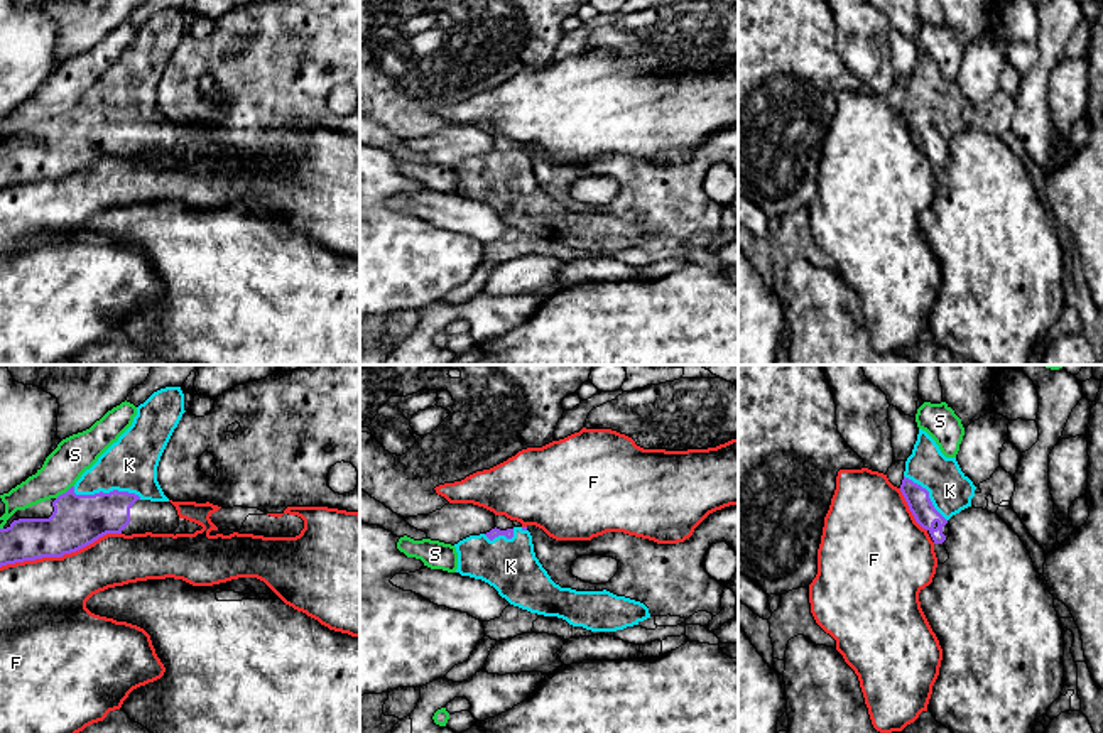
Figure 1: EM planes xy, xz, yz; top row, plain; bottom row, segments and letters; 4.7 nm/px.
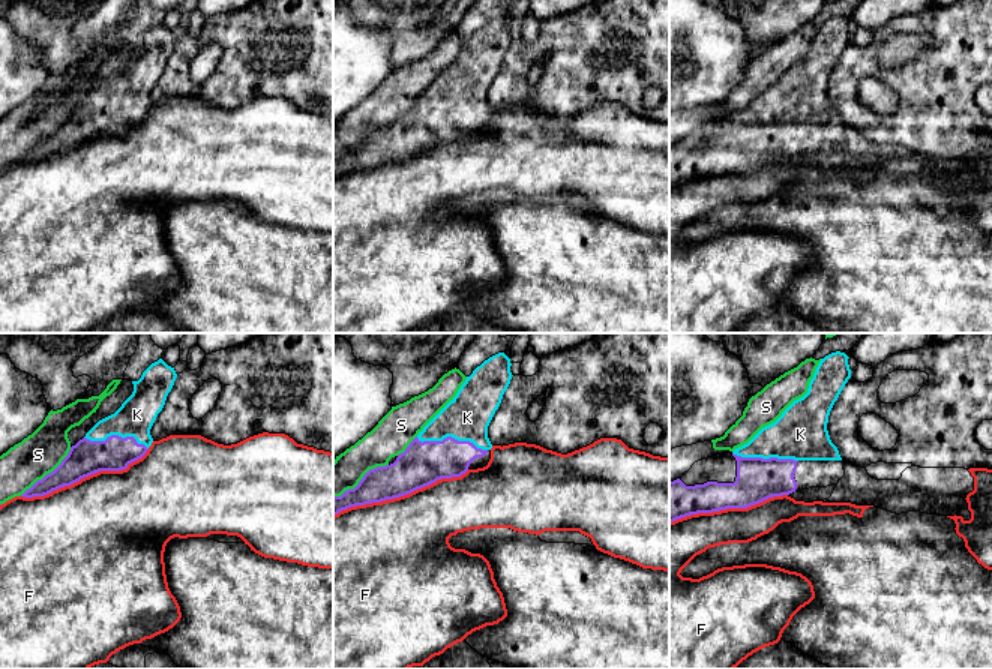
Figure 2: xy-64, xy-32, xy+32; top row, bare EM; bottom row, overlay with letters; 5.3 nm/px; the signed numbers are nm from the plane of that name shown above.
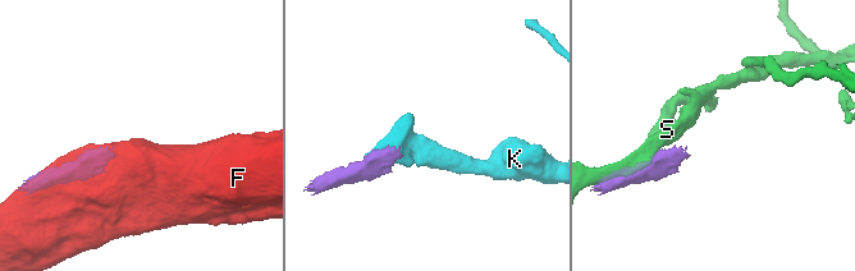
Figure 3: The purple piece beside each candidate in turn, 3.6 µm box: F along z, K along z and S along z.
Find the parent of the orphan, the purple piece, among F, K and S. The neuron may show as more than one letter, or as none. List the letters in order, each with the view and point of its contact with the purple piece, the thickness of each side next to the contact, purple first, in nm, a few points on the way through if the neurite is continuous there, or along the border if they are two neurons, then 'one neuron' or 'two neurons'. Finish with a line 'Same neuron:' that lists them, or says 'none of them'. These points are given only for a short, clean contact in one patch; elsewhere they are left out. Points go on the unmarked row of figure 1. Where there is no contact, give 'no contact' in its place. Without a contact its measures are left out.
F: contact xy (59, 178); calibres 240 and 420 nm; two neurons
K: contact xy (105, 115); calibres 240 and 260 nm; one neuron
S: contact xy (66, 114); calibres 240 and 180 nm; two neurons
Same neuron: K

